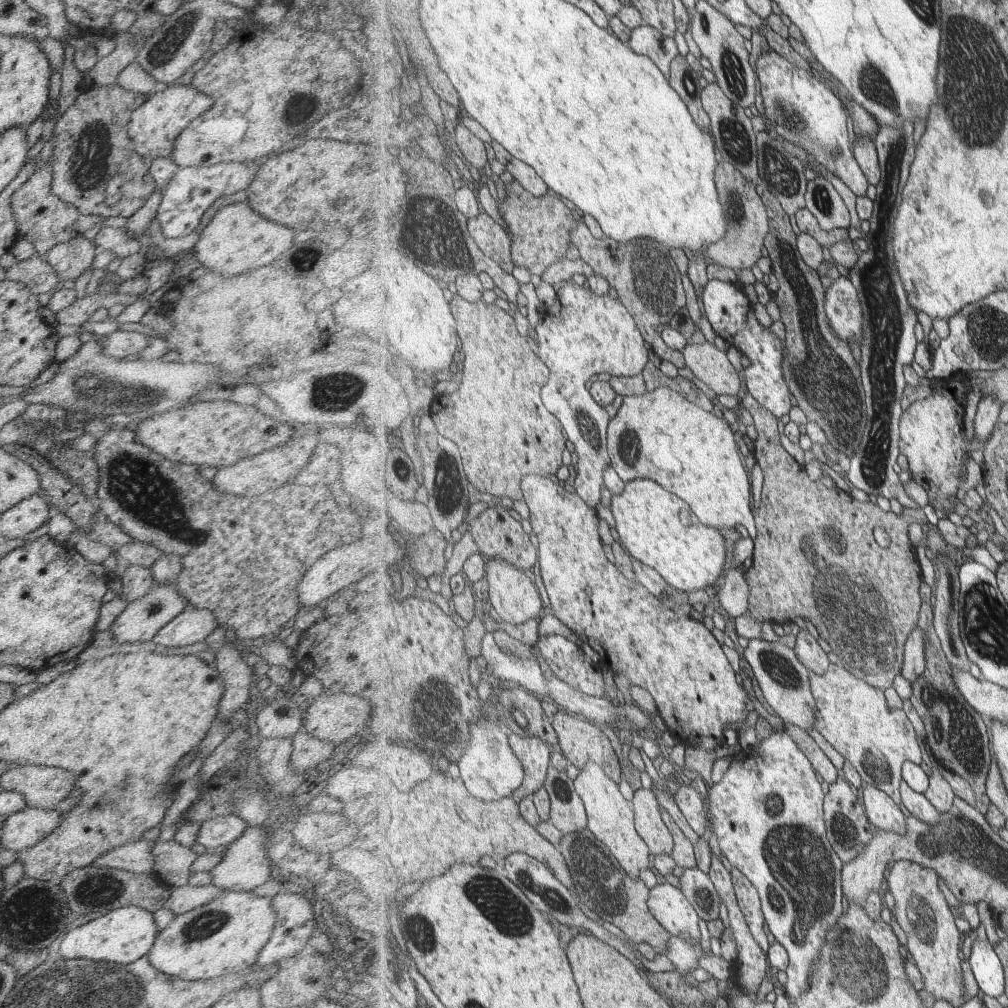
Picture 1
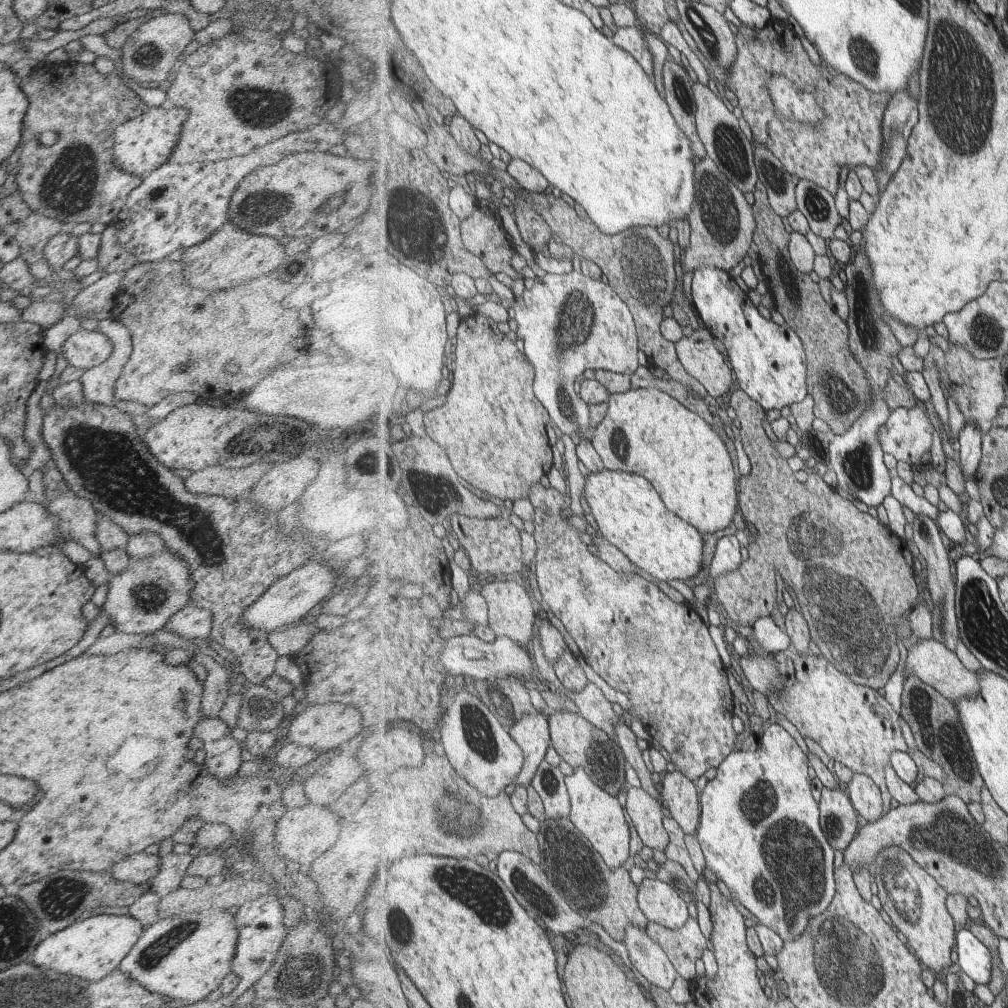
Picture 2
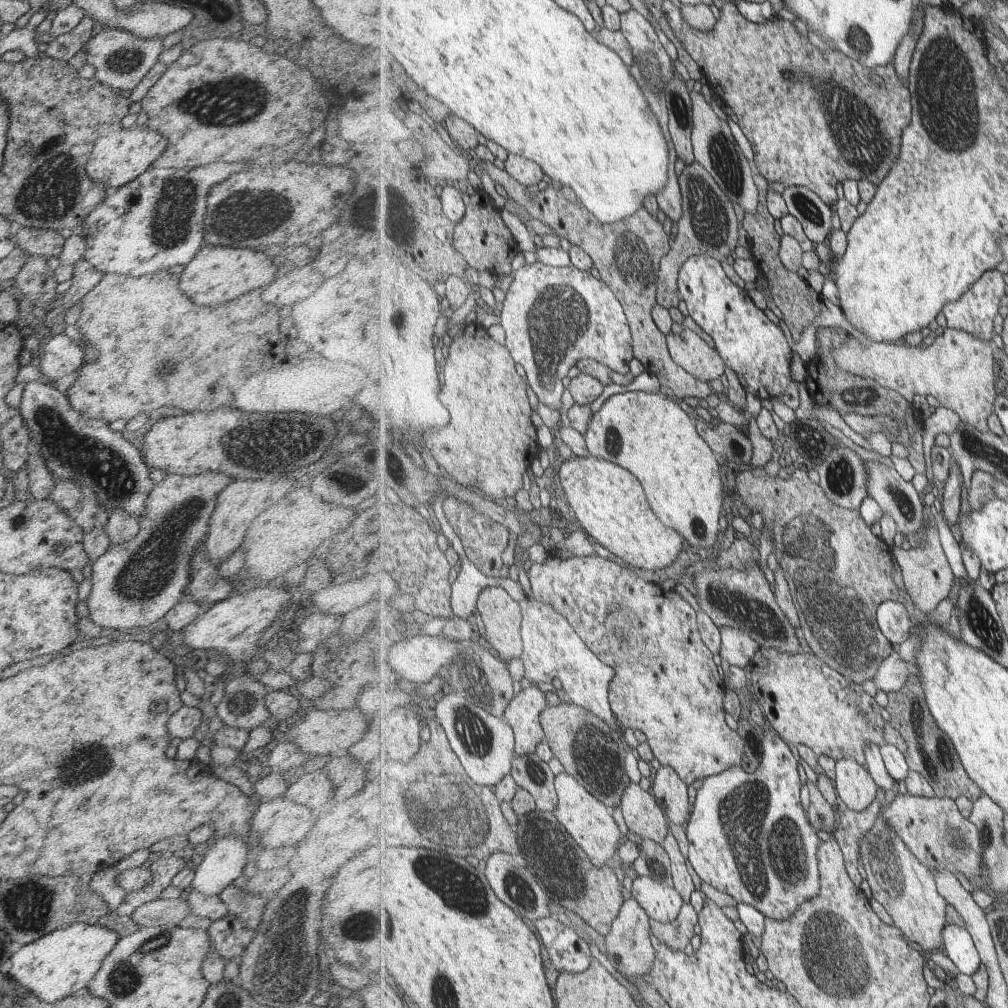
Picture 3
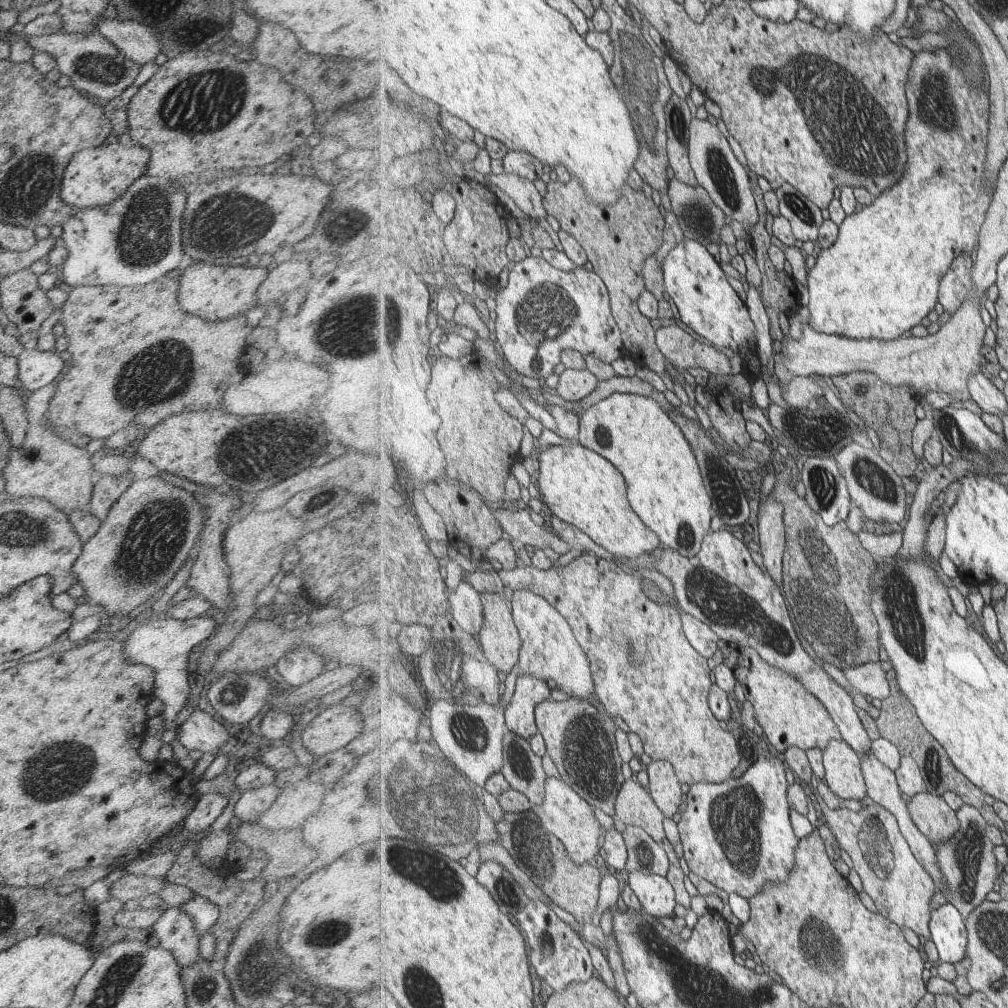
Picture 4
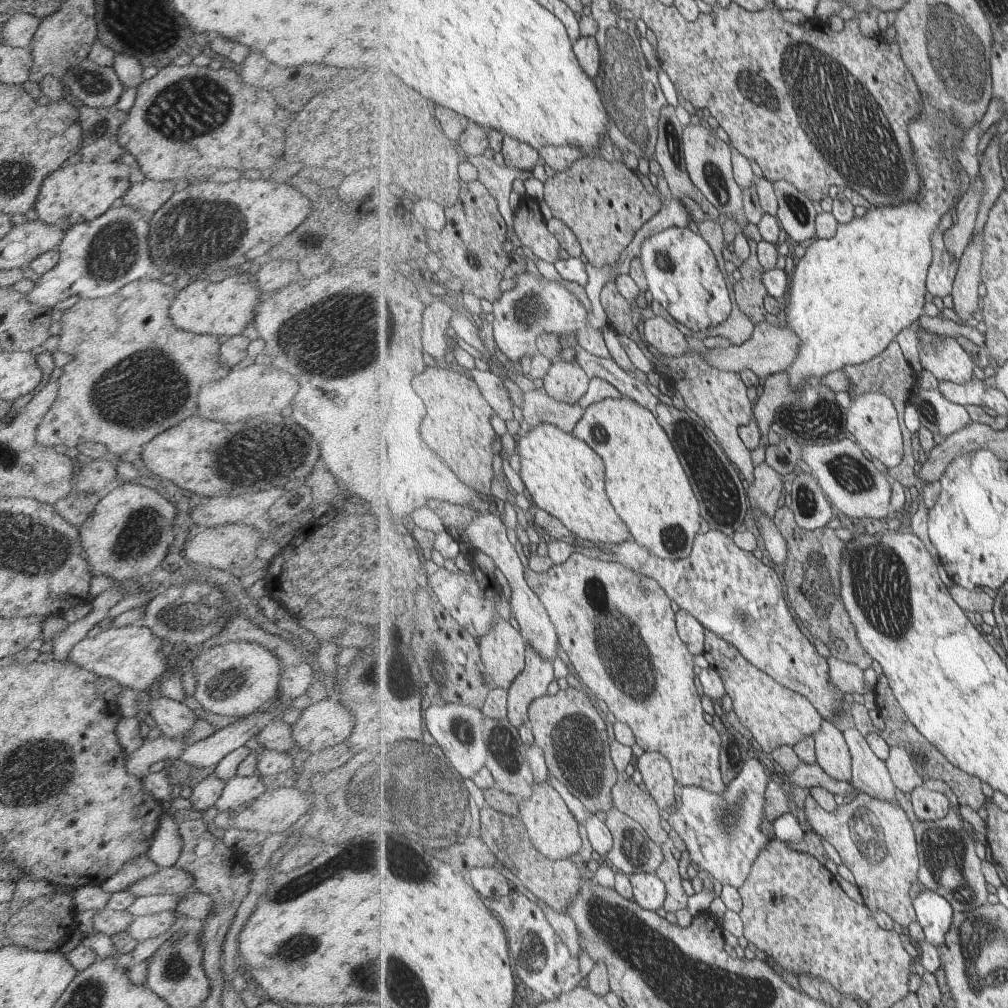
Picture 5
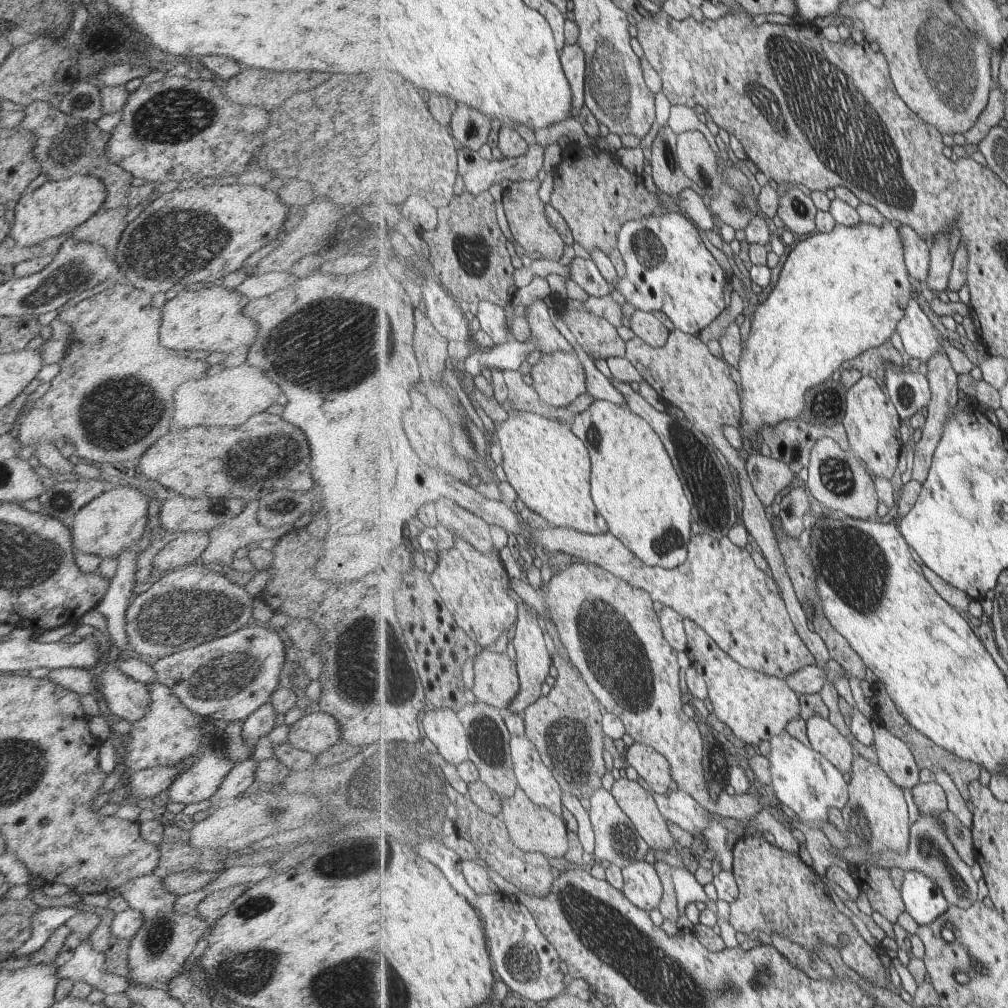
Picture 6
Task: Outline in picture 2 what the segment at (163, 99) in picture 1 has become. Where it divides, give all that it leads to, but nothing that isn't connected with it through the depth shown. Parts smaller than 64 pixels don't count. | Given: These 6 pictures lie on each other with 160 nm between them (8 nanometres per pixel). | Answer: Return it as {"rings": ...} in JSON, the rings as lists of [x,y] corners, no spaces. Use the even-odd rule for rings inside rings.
{"rings":[[[157,106],[145,110],[127,122],[123,122],[121,126],[115,128],[115,138],[113,138],[114,163],[119,169],[134,175],[154,171],[167,162],[173,147],[180,141],[180,133],[187,115],[188,110],[185,107],[165,108]]]}

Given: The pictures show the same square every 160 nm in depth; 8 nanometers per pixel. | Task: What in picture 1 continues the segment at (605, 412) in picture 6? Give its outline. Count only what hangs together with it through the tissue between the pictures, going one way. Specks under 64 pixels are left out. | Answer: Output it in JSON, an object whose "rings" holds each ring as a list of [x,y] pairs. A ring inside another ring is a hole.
{"rings":[[[661,387],[639,396],[626,396],[622,406],[608,426],[608,452],[612,458],[612,467],[625,483],[629,476],[638,479],[651,479],[659,482],[665,490],[680,496],[689,503],[695,514],[706,525],[718,529],[733,528],[742,524],[754,540],[758,535],[756,518],[751,512],[750,472],[745,470],[743,458],[739,454],[737,432],[731,430],[725,418],[717,409],[704,410],[685,396],[668,387]]]}

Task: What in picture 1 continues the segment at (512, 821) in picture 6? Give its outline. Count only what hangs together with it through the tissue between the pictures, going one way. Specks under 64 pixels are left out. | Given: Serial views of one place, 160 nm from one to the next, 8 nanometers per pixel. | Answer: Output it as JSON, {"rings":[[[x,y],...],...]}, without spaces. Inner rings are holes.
{"rings":[[[590,762],[580,770],[574,783],[588,812],[587,830],[608,848],[612,857],[617,860],[617,865],[628,877],[637,880],[643,870],[651,868],[652,850],[636,829],[636,814],[632,801],[623,796],[618,782],[607,776],[607,772],[603,772],[595,763]]]}

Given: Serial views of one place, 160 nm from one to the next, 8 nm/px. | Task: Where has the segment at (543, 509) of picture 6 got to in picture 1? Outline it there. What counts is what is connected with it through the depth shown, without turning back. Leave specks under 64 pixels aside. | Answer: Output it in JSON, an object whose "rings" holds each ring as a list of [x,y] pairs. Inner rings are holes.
{"rings":[[[651,479],[628,482],[623,495],[611,496],[611,512],[620,544],[635,560],[663,575],[676,589],[693,592],[713,587],[727,564],[725,536],[717,527],[701,522],[685,499],[665,490]]]}

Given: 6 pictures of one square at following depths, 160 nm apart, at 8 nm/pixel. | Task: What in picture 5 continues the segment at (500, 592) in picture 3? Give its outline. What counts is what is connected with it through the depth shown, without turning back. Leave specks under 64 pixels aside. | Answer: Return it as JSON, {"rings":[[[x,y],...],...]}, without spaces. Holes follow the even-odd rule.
{"rings":[[[499,616],[488,635],[477,641],[491,687],[509,689],[526,667],[526,638],[509,620]]]}

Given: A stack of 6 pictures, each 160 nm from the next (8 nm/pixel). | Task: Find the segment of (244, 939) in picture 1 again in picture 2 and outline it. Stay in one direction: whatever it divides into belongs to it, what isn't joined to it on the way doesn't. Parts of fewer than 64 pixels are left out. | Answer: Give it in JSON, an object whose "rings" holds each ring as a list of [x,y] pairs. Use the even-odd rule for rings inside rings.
{"rings":[[[227,909],[172,915],[145,927],[117,969],[148,991],[167,997],[167,1007],[179,1007],[202,1001],[231,973],[237,939],[236,920]]]}

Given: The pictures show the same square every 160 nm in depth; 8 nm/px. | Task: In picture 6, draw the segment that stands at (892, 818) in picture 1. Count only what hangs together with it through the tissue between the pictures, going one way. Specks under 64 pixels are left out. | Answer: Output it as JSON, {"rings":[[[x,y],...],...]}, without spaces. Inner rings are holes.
{"rings":[[[820,715],[808,722],[808,738],[814,750],[823,754],[841,773],[851,773],[855,752],[850,741]]]}

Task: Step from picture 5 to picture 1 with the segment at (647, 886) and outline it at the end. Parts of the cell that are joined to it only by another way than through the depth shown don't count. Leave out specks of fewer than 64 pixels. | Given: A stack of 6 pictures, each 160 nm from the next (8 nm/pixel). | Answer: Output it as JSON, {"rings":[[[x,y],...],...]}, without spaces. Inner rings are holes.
{"rings":[[[667,882],[651,890],[648,902],[650,910],[664,928],[684,941],[701,942],[699,920],[702,918],[690,898]]]}

